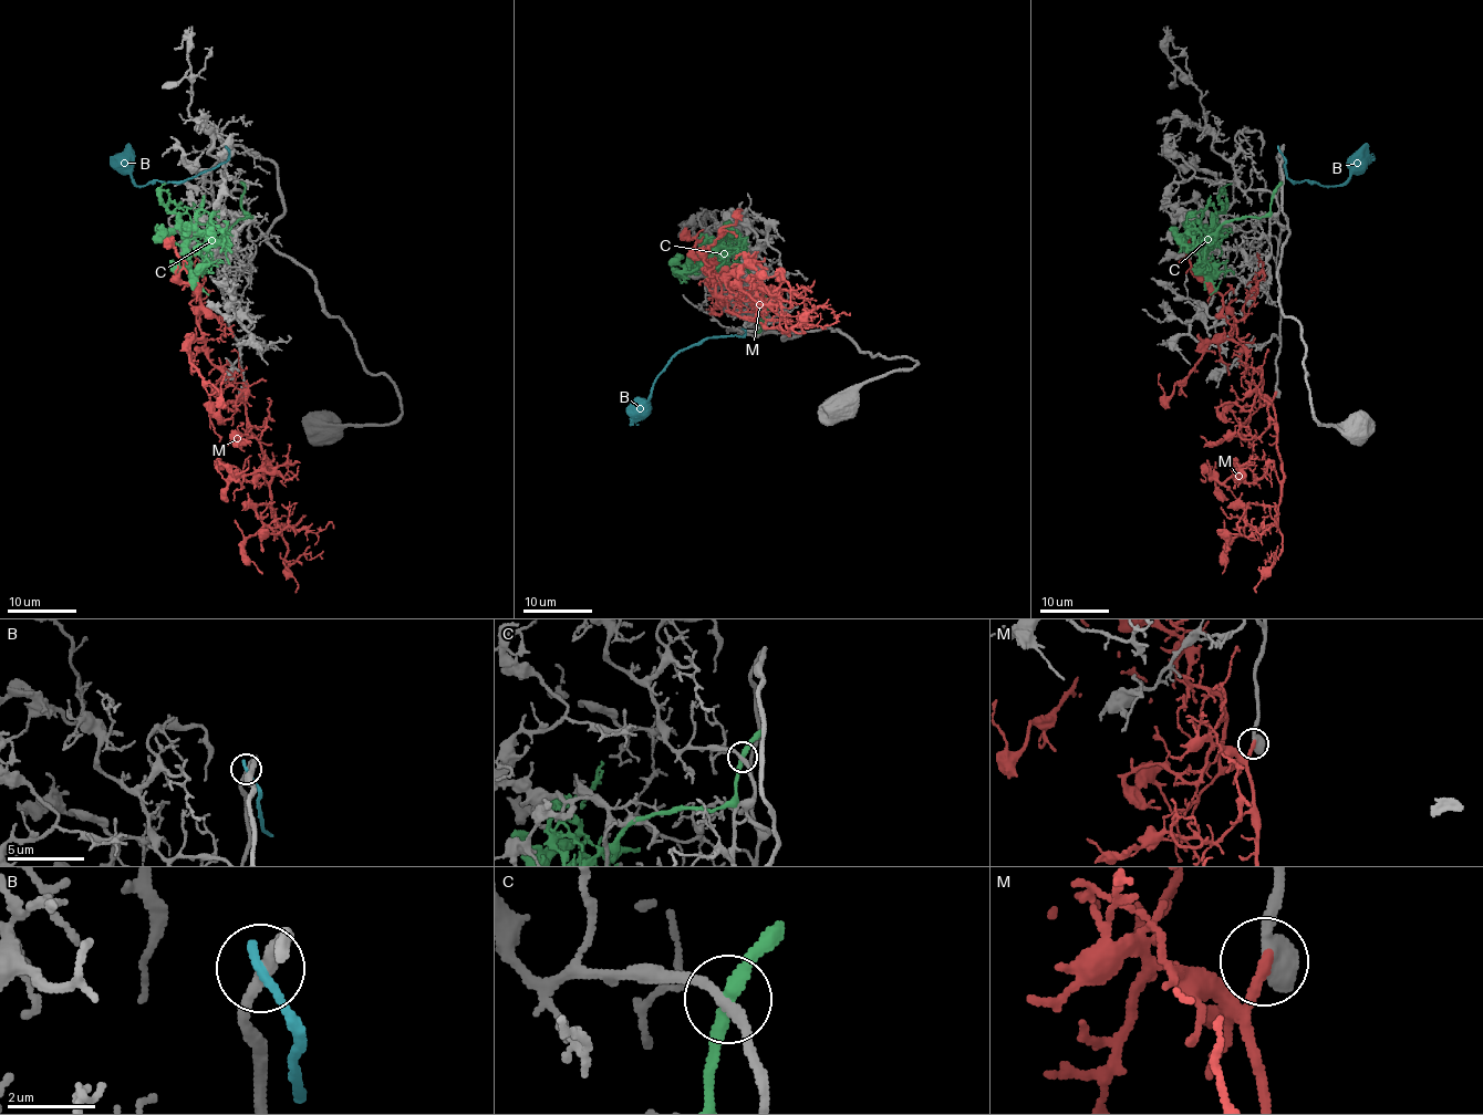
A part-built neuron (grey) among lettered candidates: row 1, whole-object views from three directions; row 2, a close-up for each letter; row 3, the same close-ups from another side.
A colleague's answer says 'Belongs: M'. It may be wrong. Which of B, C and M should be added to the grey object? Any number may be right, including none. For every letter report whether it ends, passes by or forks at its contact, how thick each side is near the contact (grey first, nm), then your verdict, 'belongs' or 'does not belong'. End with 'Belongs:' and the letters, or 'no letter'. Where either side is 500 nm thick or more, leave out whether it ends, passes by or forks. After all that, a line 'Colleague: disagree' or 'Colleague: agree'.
B: it ends there; 300 nm thick on the grey side, 280 nm on the other; does not belong
C: it passes by; 200 nm thick on the grey side, 240 nm on the other; does not belong
M: it ends there; 460 nm thick on the grey side, 280 nm on the other; belongs
Belongs: M
Colleague: agree

